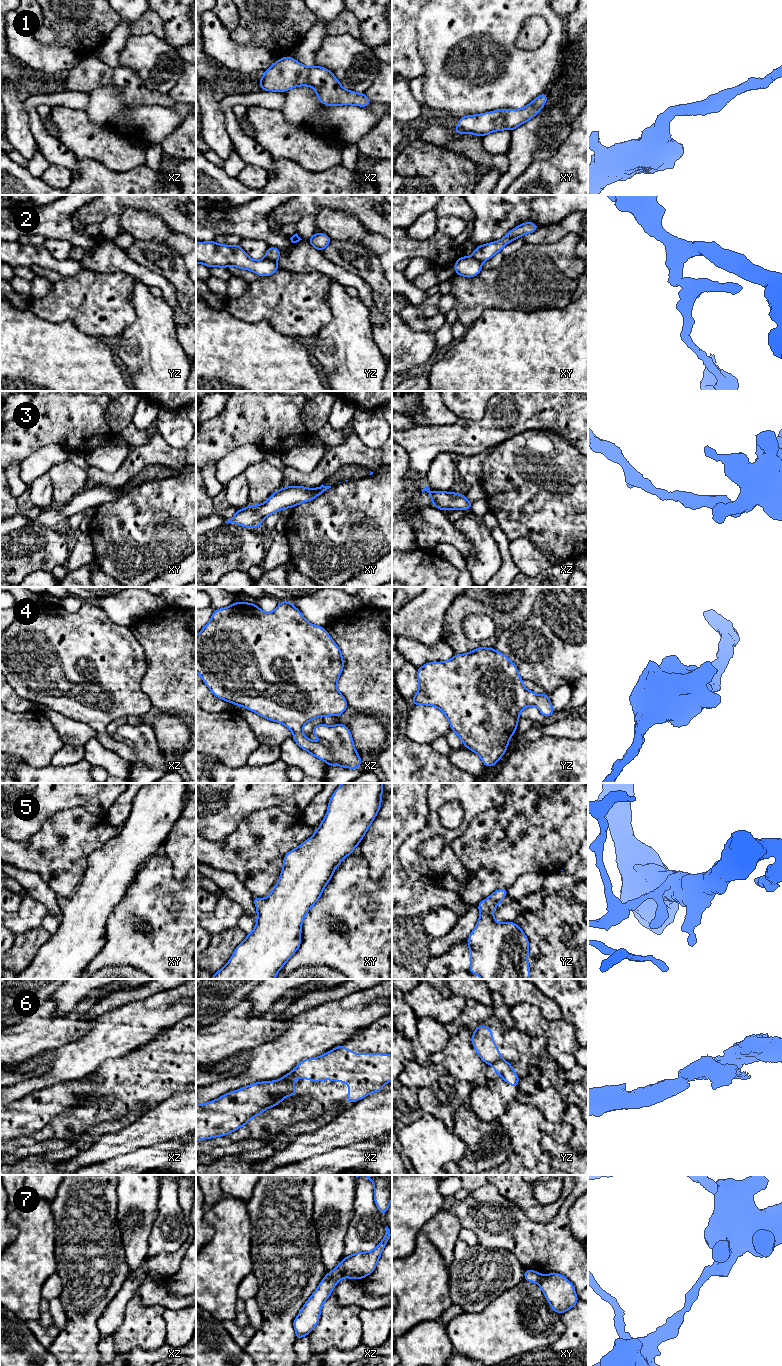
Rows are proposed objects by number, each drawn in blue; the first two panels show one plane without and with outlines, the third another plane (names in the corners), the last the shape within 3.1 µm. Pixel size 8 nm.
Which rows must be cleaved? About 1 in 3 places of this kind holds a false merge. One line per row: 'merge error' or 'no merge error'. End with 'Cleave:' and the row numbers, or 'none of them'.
1: no merge error
2: merge error
3: no merge error
4: no merge error
5: no merge error
6: merge error
7: merge error
Cleave: 2, 6, 7

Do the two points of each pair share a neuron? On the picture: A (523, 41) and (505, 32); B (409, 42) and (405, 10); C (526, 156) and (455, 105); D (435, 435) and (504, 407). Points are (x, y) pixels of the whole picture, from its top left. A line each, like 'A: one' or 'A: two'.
A: two
B: one
C: two
D: one

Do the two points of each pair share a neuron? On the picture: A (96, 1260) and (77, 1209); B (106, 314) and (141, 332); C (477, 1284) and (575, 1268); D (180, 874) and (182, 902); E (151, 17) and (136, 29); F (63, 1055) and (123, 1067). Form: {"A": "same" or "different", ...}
{"A": "same", "B": "different", "C": "different", "D": "different", "E": "same", "F": "different"}

